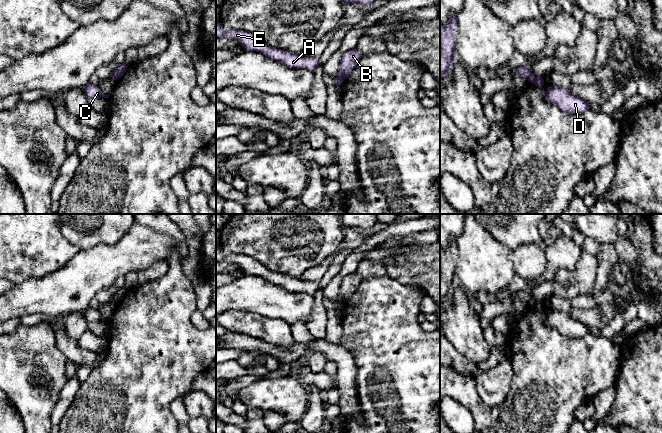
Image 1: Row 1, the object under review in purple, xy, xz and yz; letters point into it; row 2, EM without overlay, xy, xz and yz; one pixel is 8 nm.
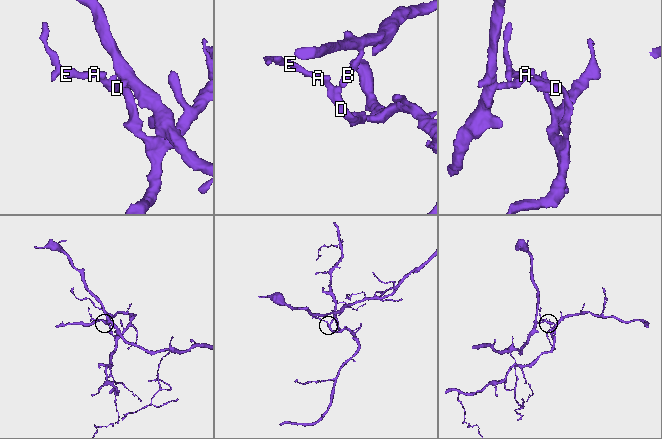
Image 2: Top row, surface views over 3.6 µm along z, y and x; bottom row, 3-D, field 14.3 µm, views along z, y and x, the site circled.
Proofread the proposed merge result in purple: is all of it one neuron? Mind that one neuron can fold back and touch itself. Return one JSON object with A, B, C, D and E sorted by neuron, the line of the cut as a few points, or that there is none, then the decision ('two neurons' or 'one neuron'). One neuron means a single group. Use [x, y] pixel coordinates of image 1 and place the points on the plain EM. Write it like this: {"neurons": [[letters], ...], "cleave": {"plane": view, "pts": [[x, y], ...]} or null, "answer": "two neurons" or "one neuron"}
{"neurons": [["A", "C", "D", "E"], ["B"]], "cleave": {"plane": "yz", "pts": [[532, 298], [527, 302]]}, "answer": "two neurons"}

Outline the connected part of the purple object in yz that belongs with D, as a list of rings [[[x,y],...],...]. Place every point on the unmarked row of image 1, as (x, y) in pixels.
[[[553,309],[546,315],[546,322],[566,337],[583,337],[589,333],[588,325],[574,320],[570,314]]]

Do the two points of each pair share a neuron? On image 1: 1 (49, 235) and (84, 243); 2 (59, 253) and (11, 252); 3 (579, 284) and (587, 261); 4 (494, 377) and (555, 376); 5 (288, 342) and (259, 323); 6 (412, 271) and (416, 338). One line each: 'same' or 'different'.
1: different
2: same
3: same
4: different
5: same
6: different

